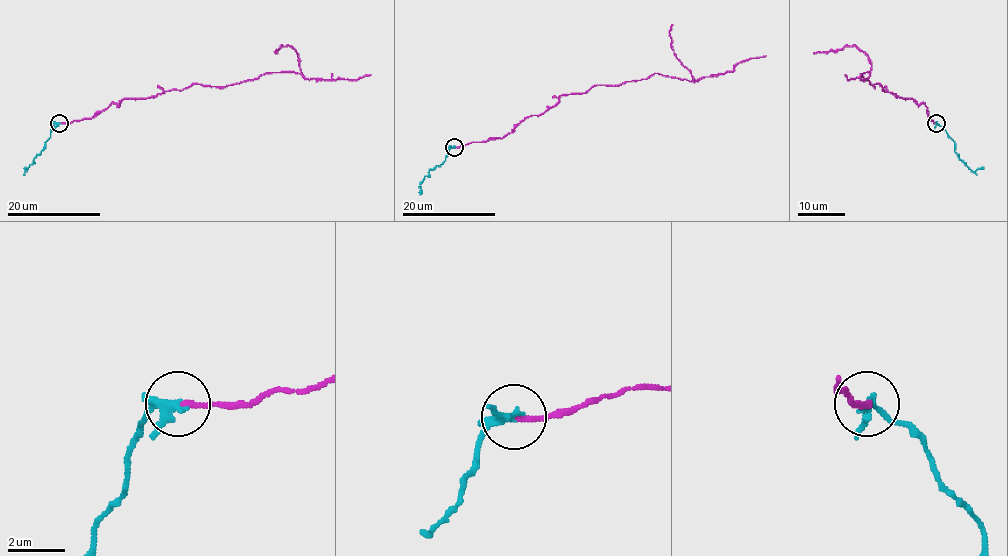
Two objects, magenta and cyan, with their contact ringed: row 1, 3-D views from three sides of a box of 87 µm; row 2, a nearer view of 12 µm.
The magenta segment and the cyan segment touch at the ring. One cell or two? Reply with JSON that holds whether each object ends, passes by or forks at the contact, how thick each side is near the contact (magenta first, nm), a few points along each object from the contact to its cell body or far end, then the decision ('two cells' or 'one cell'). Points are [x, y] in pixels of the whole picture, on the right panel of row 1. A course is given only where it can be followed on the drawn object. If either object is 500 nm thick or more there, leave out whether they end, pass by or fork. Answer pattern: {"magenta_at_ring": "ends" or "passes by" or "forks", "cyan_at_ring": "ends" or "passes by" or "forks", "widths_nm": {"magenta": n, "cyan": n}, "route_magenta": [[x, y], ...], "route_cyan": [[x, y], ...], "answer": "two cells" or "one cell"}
{"magenta_at_ring": "ends", "cyan_at_ring": "forks", "widths_nm": {"magenta": 180, "cyan": 200}, "route_magenta": [[936, 122], [923, 103], [870, 84], [862, 75], [870, 72], [870, 59], [854, 45], [813, 54]], "route_cyan": [[936, 122], [954, 142], [954, 151], [966, 165], [973, 171], [983, 167]], "answer": "two cells"}

